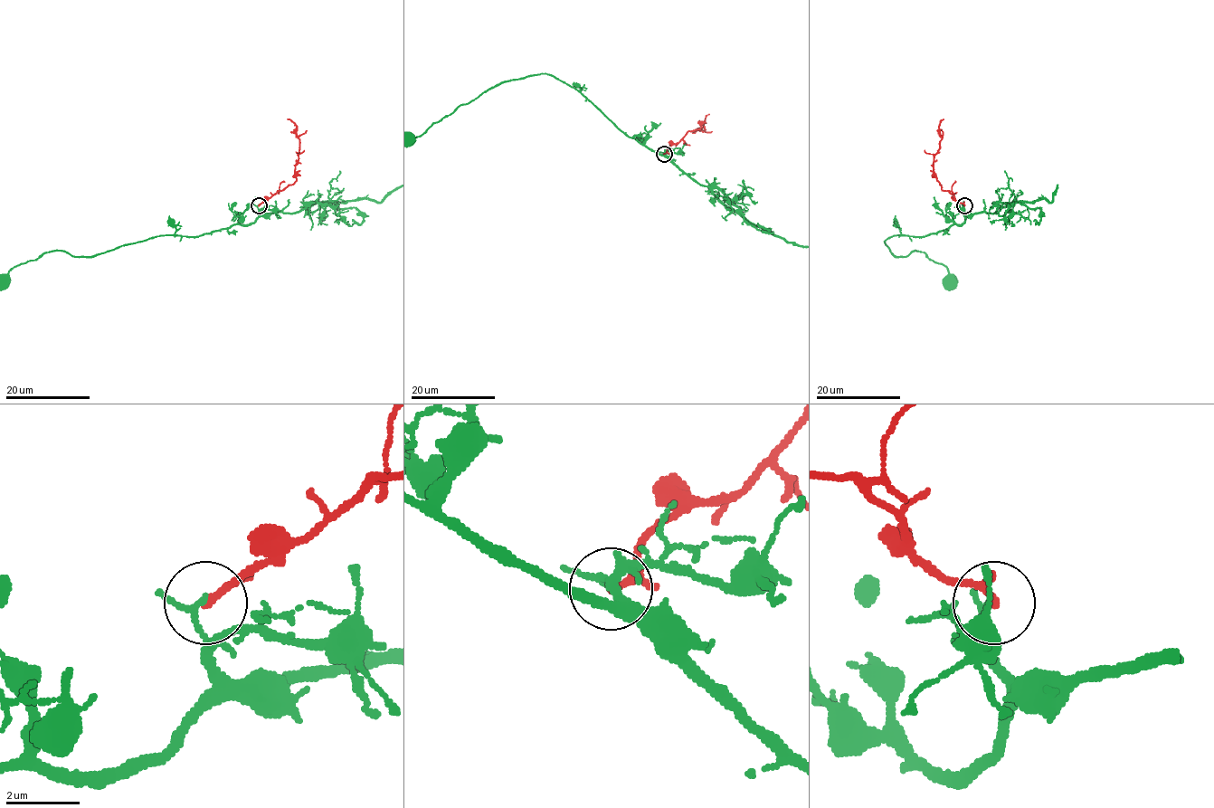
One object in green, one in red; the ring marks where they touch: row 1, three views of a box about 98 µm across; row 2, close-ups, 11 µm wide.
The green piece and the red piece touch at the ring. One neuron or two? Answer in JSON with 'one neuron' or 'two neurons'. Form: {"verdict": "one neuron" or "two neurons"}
{"verdict": "two neurons"}

